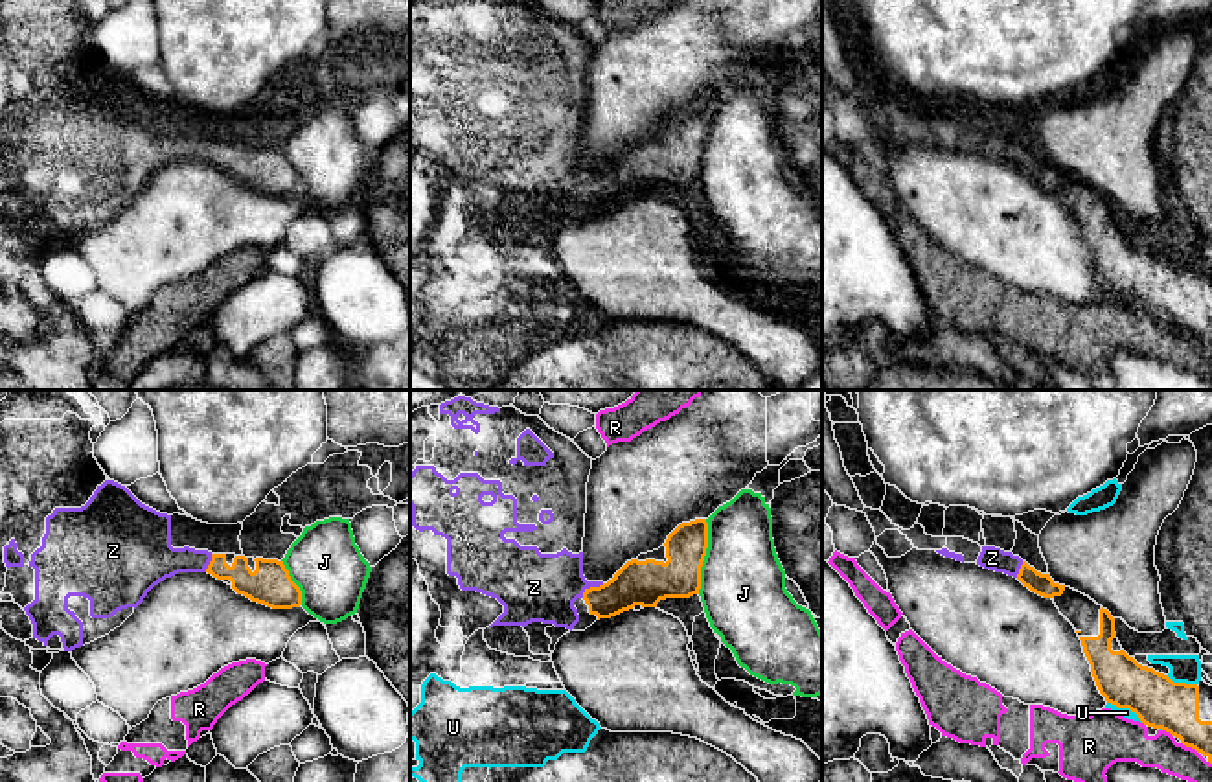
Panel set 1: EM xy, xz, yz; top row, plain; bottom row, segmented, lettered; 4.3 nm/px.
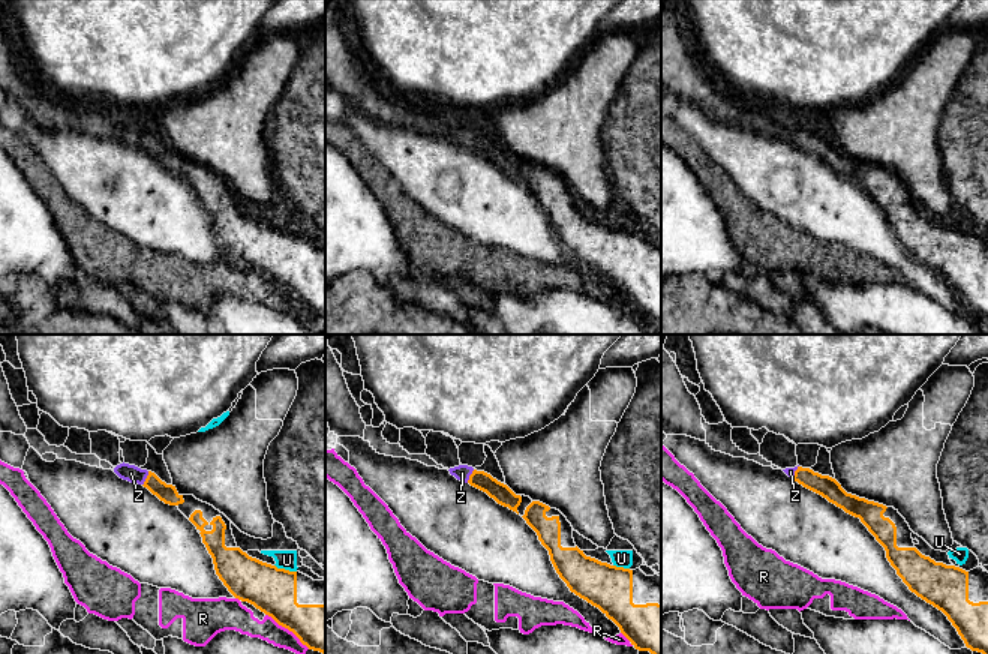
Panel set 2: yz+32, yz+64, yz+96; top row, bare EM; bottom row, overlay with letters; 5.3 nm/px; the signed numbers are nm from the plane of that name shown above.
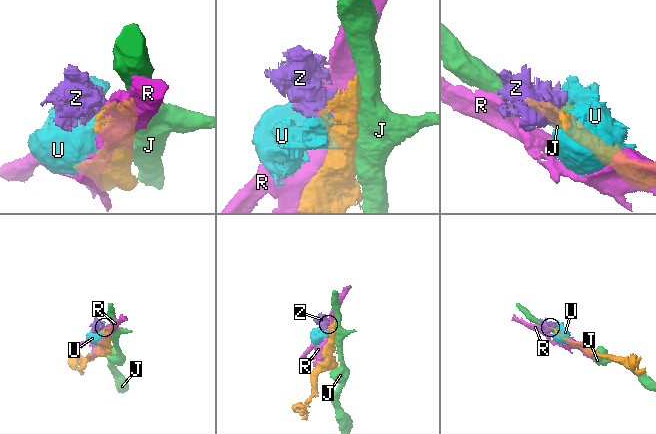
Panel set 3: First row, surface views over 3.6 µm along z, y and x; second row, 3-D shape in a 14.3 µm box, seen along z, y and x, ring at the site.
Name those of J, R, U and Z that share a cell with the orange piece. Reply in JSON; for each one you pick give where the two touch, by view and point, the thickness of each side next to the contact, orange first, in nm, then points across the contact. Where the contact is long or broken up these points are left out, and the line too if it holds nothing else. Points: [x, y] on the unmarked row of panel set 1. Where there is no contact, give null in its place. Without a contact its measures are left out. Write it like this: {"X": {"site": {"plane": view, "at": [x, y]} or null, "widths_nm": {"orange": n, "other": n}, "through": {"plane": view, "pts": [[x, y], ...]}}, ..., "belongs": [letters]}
{"Z": {"site": {"plane": "xz", "at": [591, 175]}, "widths_nm": {"orange": 190, "other": 300}, "through": {"plane": "xz", "pts": [[648, 170], [626, 177], [591, 175], [534, 175]]}}, "belongs": ["Z"]}

